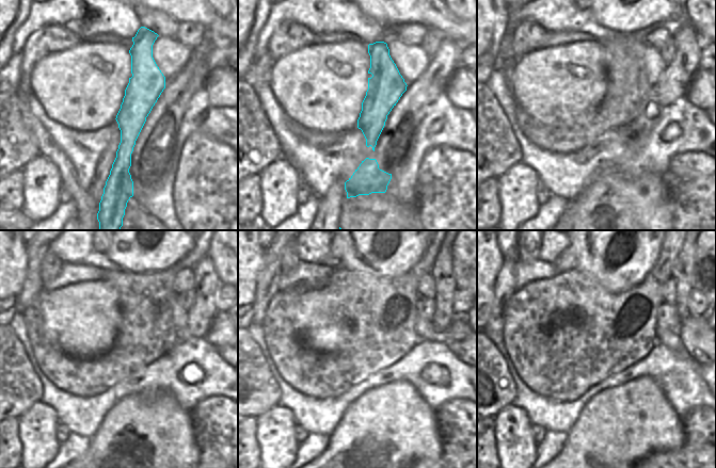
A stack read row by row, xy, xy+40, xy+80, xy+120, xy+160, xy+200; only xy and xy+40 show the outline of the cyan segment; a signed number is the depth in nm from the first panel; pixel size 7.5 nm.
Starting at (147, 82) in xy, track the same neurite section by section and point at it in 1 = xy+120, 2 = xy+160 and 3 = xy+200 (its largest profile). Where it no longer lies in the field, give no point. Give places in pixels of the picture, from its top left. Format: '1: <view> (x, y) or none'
1: xy+120 (132, 293)
2: xy+160 (371, 293)
3: xy+200 (606, 297)

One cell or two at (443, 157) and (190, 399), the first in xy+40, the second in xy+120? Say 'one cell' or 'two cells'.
two cells

